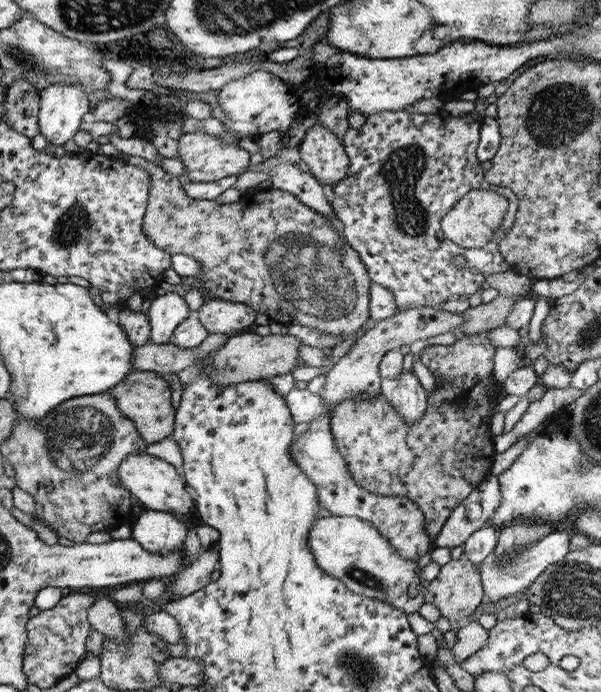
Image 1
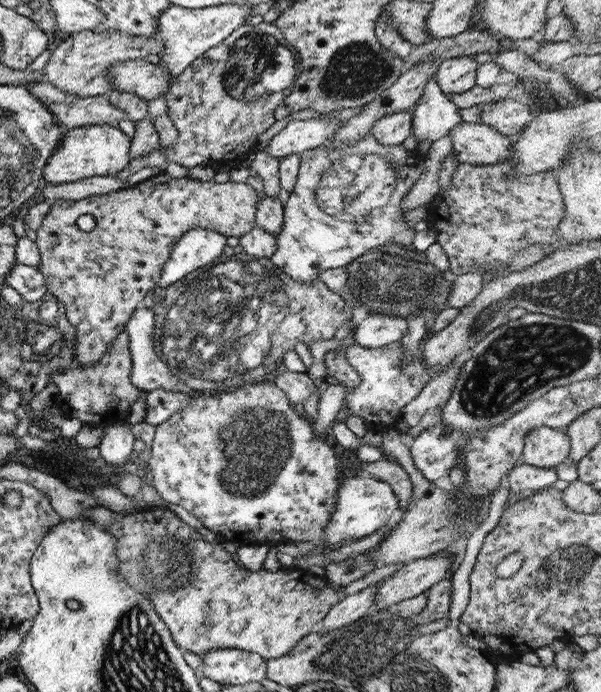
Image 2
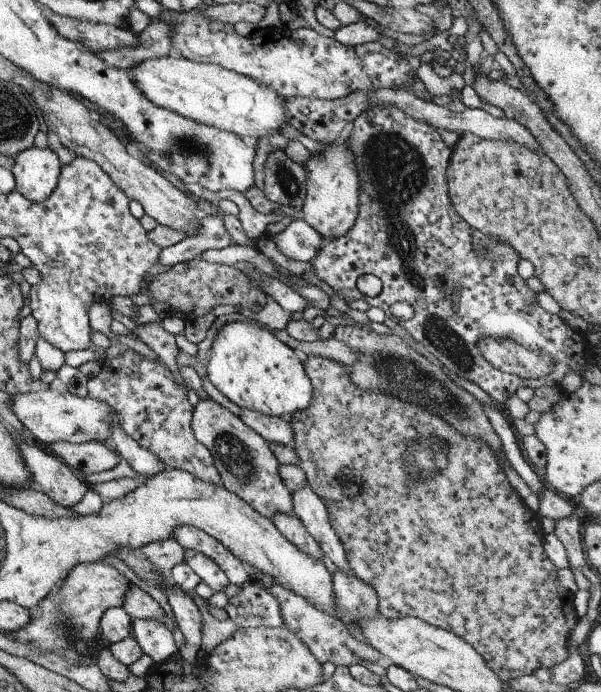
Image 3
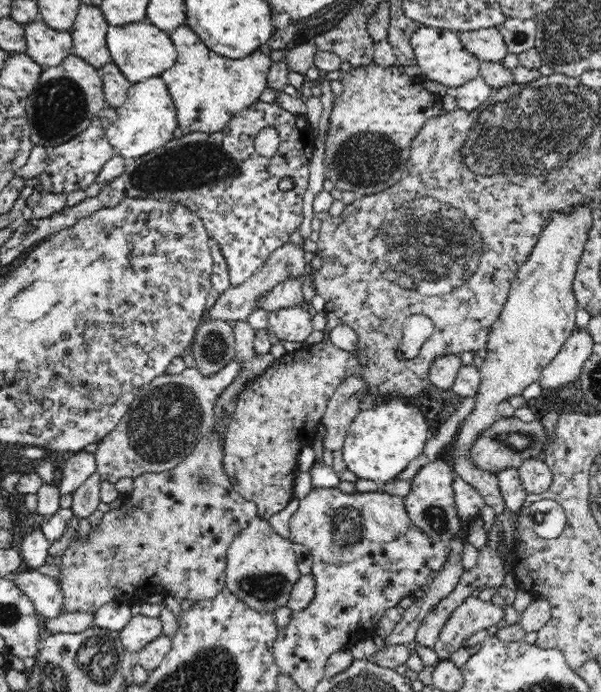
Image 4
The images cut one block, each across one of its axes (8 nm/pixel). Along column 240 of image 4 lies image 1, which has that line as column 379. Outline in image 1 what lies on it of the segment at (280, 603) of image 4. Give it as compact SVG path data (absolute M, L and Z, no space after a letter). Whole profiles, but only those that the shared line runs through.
M350 516L319 517L310 526L308 544L315 564L323 573L340 581L350 592L390 604L409 615L424 606L420 570L415 560L401 558L391 543L362 518Z

